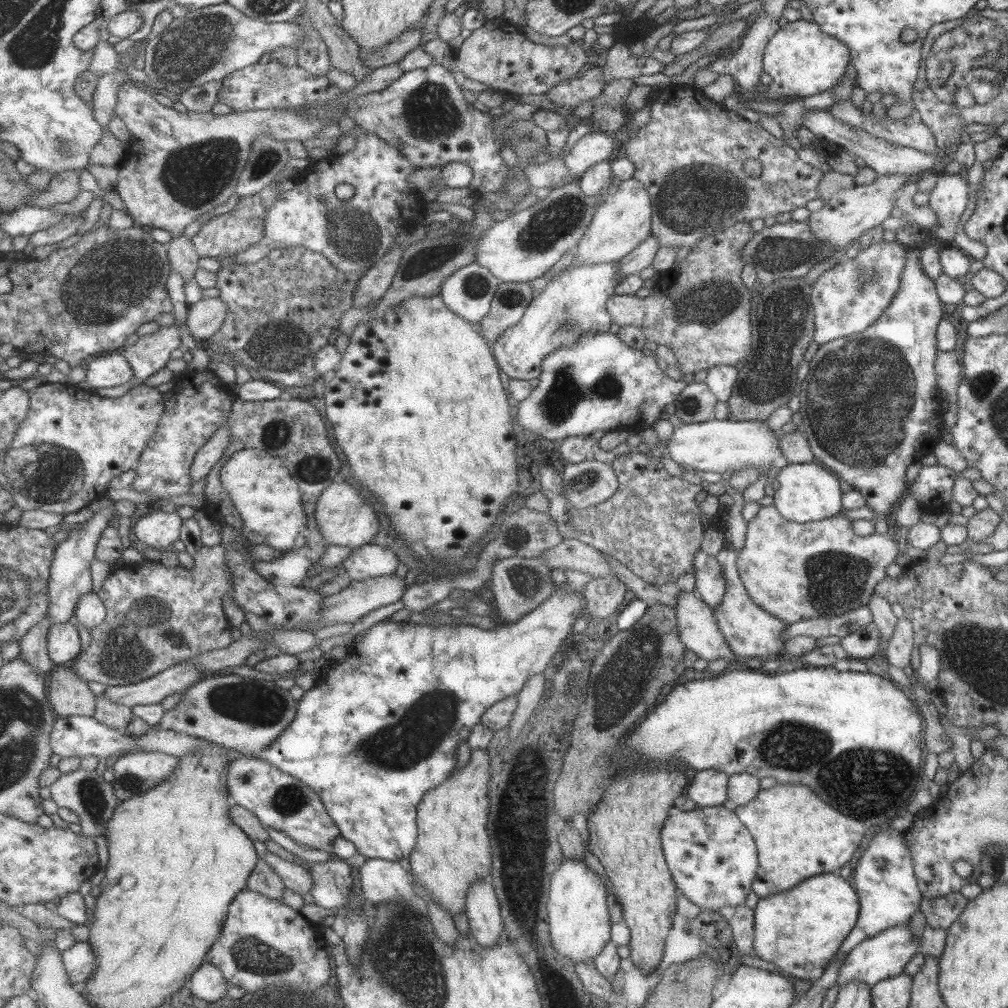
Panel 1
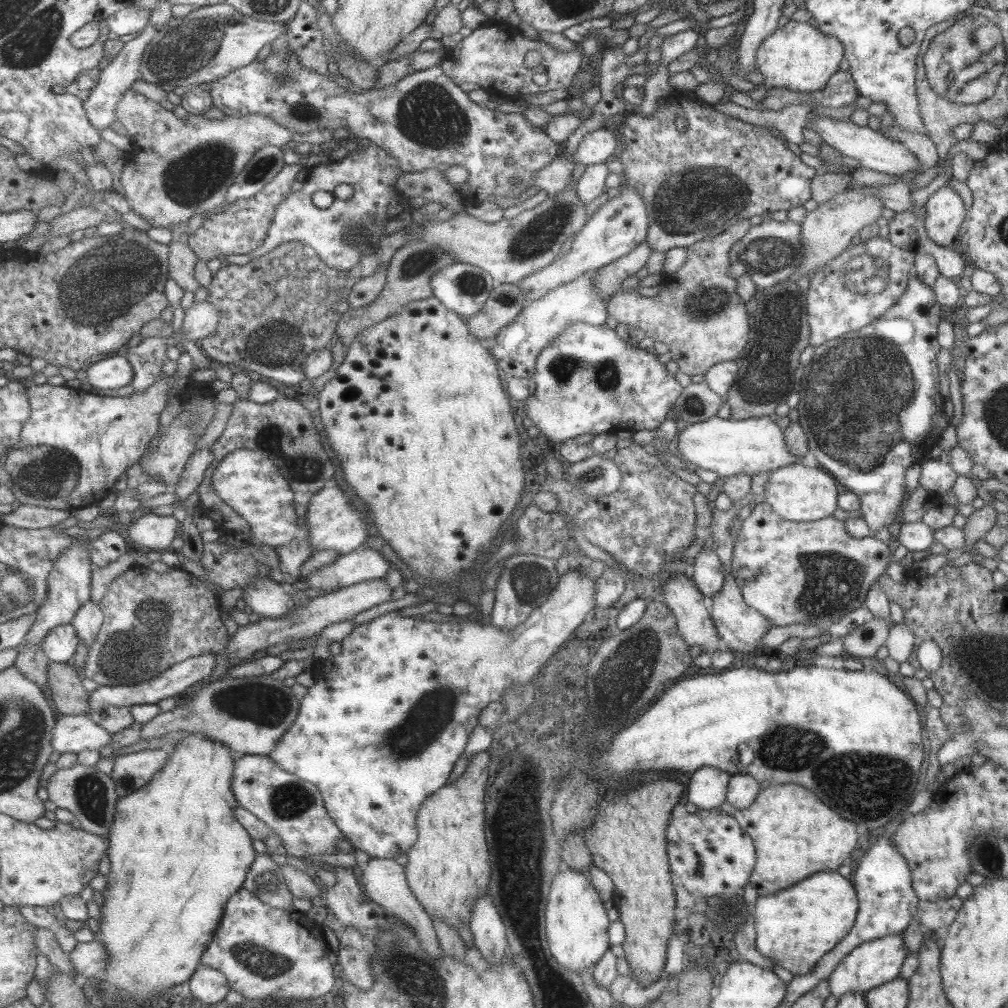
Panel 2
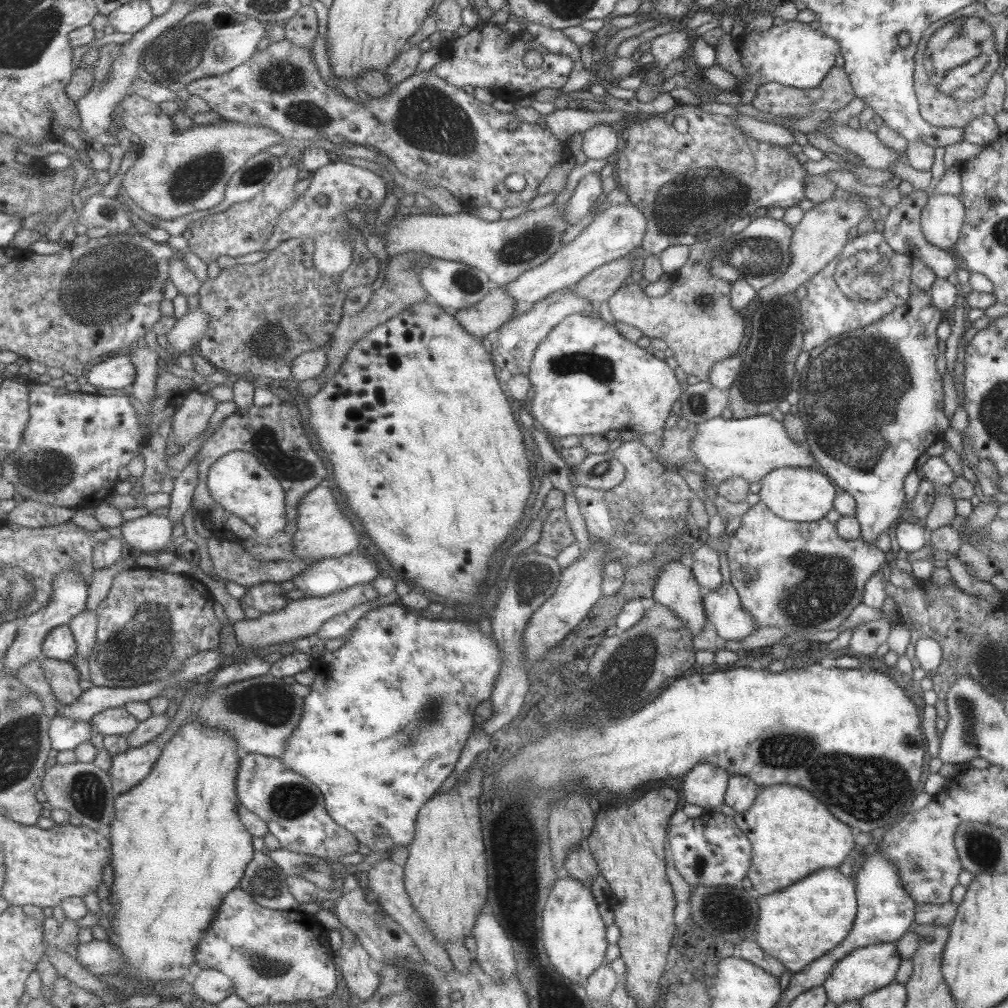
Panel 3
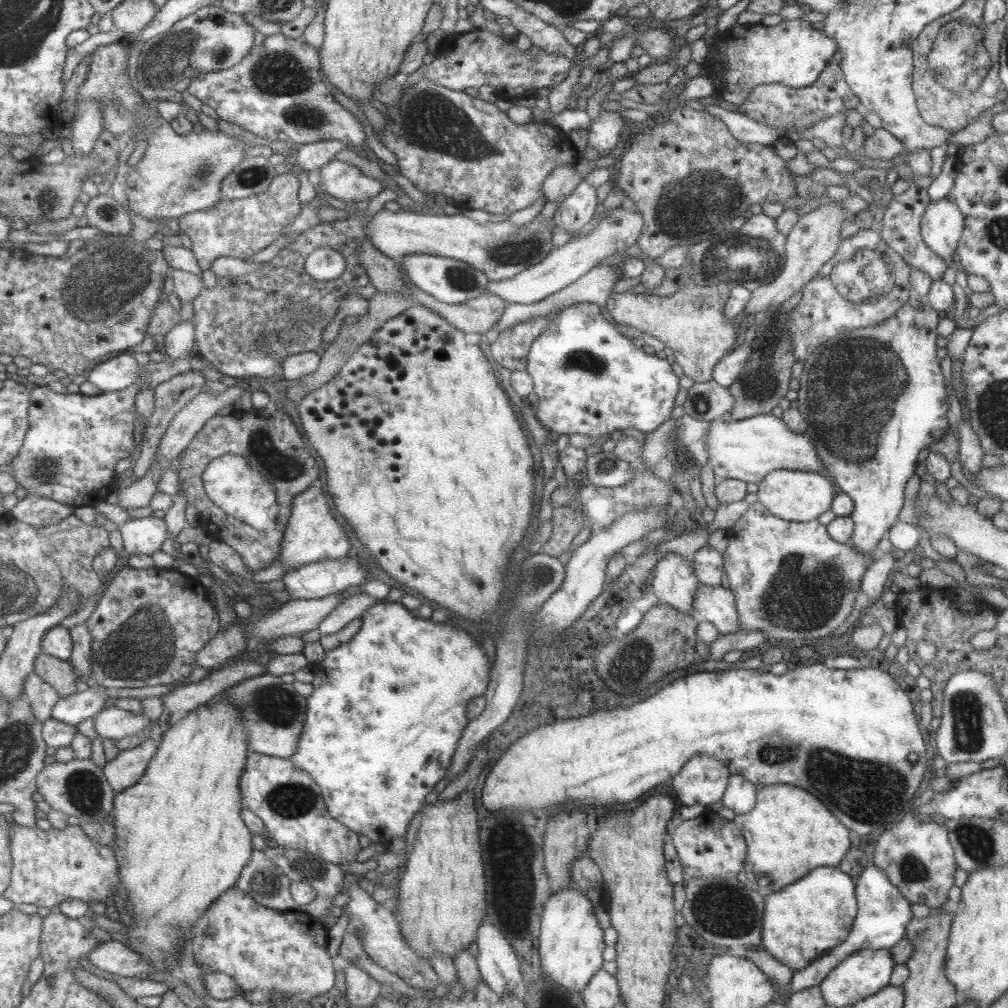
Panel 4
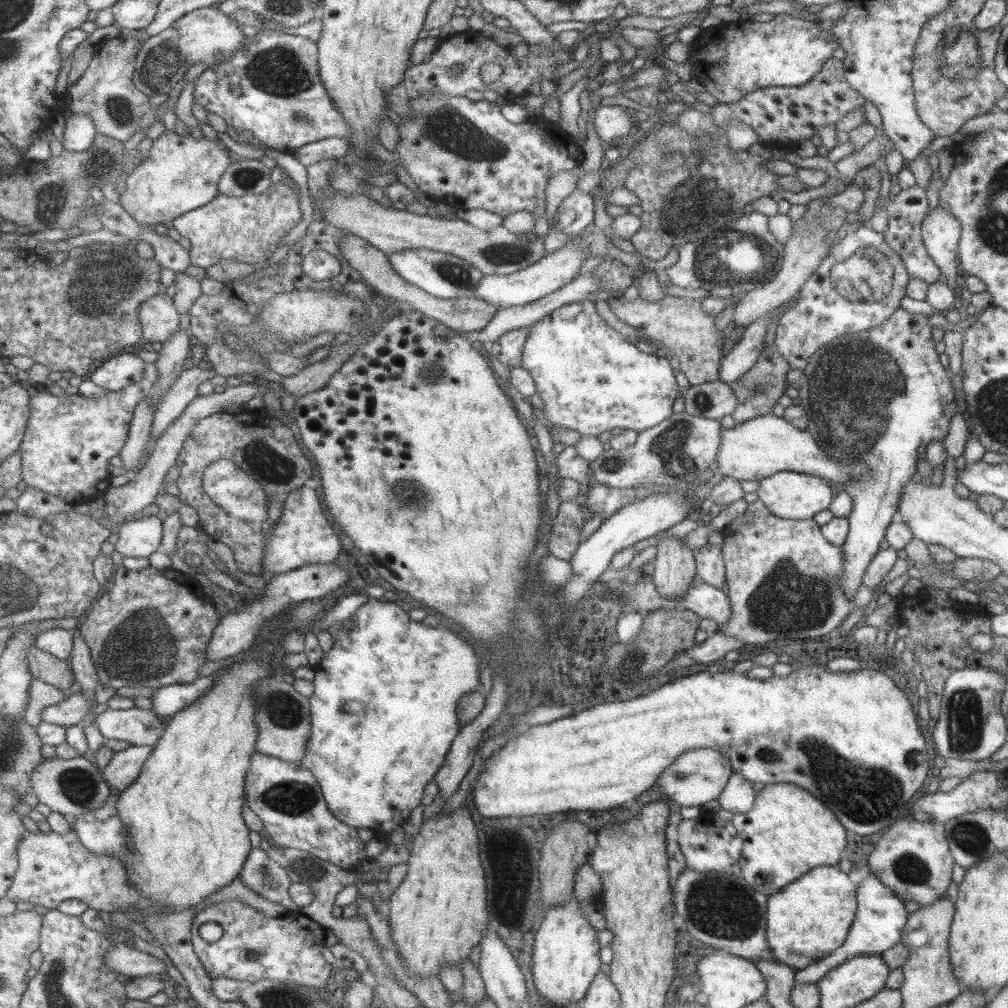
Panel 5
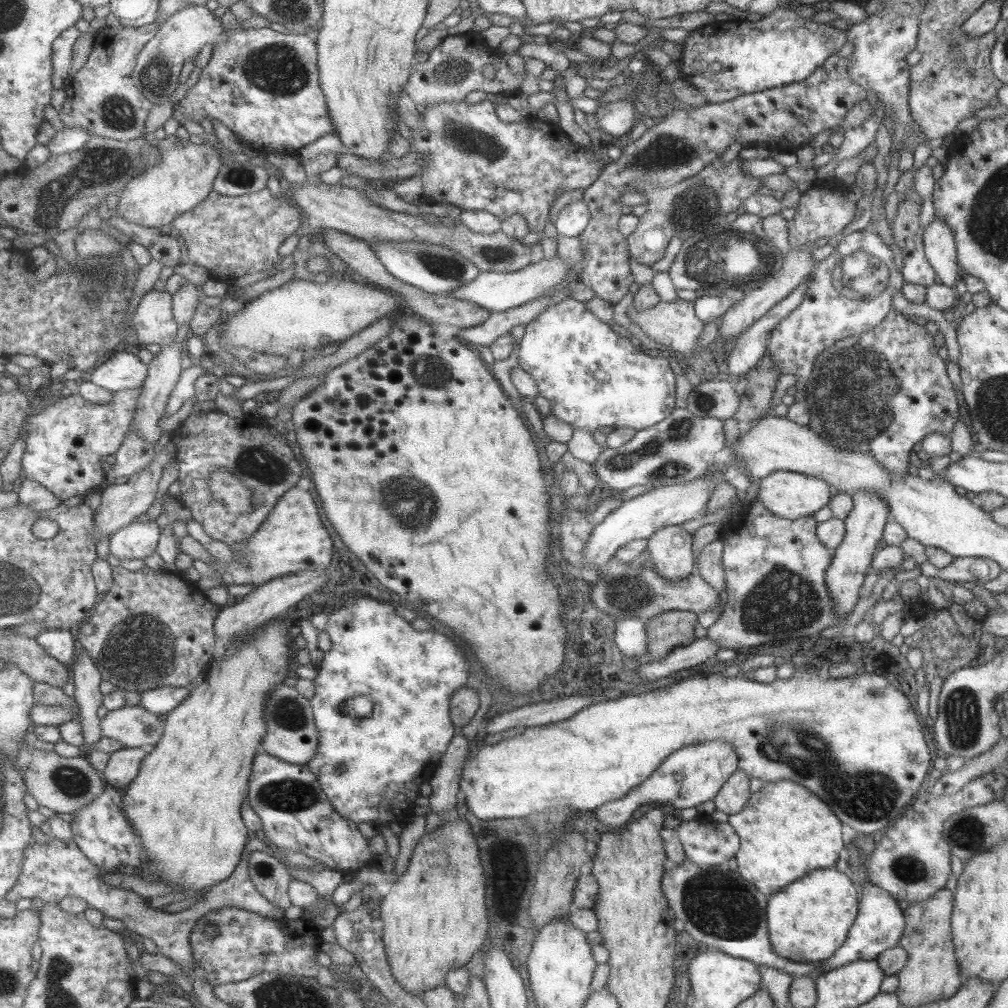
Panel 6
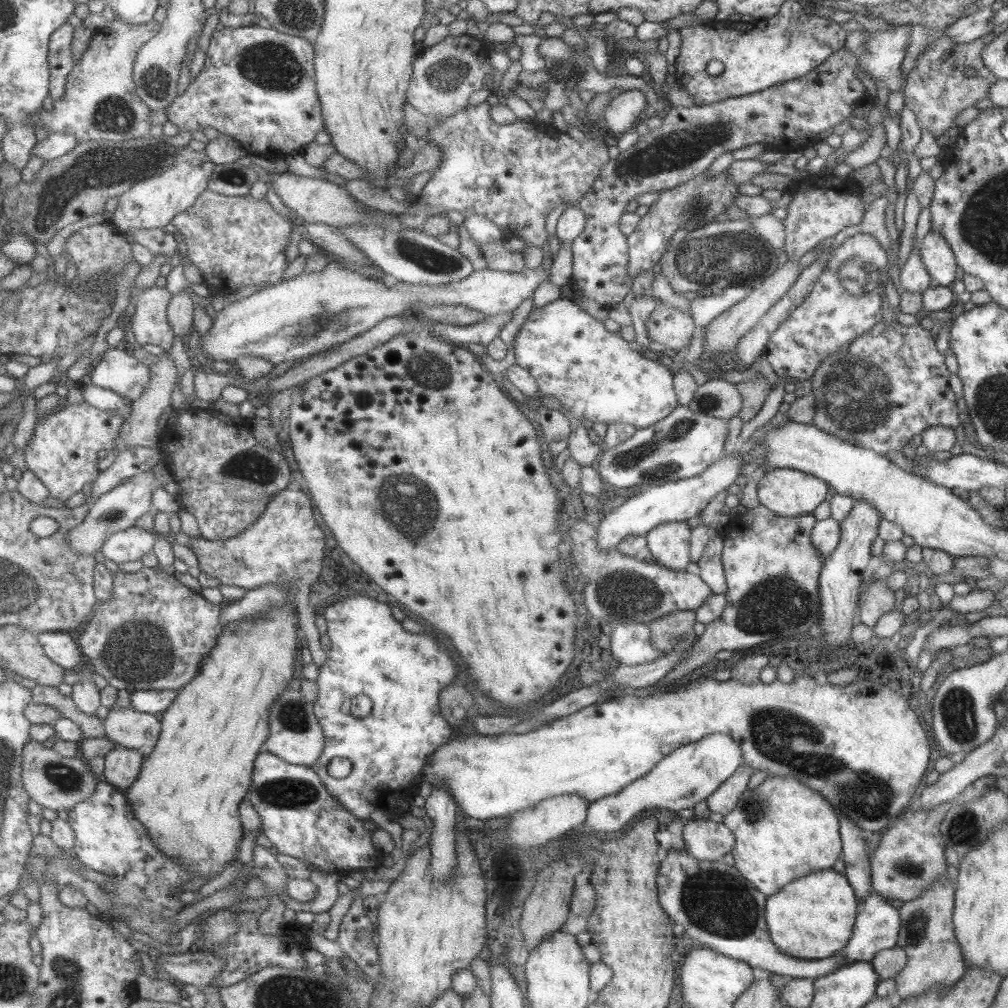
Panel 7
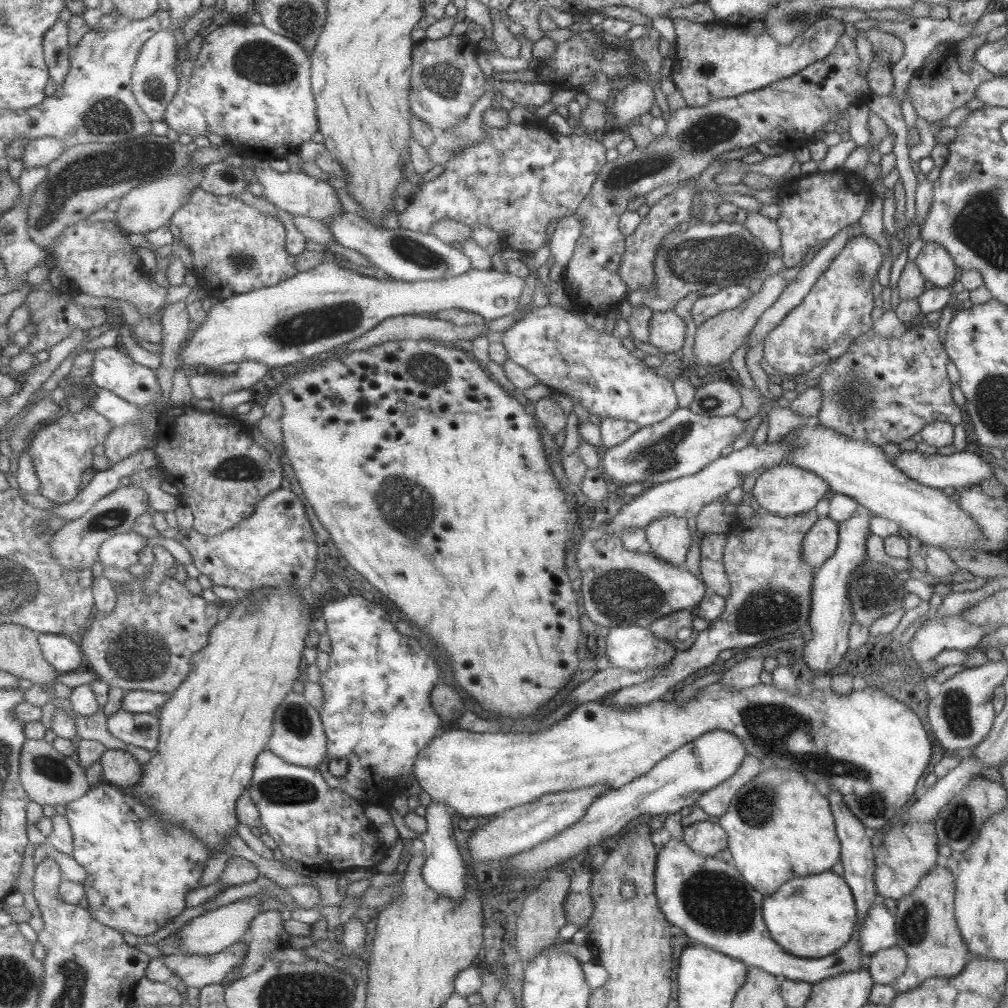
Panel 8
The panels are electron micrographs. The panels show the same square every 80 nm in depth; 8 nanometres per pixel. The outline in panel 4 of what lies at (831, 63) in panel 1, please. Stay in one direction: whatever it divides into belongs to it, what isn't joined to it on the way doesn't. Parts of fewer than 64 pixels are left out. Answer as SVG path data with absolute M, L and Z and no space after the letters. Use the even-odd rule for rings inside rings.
M782 19L775 26L764 26L761 23L743 24L742 26L735 24L731 30L727 30L725 33L718 33L716 42L709 45L709 60L713 60L713 51L715 51L717 44L718 46L724 46L725 72L723 72L723 76L717 76L712 82L714 85L713 92L721 100L735 105L741 104L747 98L749 92L753 90L753 87L760 84L784 84L793 88L809 86L816 80L825 65L831 61L833 53L838 50L835 40L825 36L821 30L814 30L811 22L802 19Z

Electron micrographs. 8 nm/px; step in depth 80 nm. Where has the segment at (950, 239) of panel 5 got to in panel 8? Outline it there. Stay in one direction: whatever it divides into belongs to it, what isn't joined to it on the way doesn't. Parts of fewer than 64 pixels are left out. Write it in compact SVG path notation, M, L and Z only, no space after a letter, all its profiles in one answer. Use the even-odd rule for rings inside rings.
M925 242L913 261L921 276L935 287L950 288L955 280L956 264L938 244Z

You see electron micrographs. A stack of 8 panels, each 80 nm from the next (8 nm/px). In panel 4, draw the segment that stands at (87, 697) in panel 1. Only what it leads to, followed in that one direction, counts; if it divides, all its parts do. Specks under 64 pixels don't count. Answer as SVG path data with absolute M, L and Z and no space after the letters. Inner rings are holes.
M46 653L39 654L35 671L45 682L52 684L61 697L77 693L77 681L81 680L81 674L70 661Z

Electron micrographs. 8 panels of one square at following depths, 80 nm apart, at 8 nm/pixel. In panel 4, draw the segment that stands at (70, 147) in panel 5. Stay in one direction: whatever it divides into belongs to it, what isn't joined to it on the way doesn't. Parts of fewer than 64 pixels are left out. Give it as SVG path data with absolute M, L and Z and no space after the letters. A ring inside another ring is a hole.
M82 100L79 102L79 112L70 122L71 144L77 155L88 155L103 134L104 118L98 100Z

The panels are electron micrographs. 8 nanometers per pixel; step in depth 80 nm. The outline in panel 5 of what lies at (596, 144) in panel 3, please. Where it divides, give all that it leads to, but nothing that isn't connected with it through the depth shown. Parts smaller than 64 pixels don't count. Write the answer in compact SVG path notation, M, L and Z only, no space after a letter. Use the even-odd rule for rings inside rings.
M598 105L594 110L594 130L603 147L611 146L631 128L631 117L620 105Z

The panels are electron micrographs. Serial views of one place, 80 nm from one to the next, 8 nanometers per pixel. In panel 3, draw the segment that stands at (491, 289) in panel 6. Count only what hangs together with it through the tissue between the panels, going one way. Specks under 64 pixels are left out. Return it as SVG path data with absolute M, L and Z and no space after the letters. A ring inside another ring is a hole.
M630 202L611 204L610 207L593 217L593 220L573 240L559 246L551 258L525 271L517 277L517 280L503 287L523 306L543 300L552 292L572 286L594 268L610 260L619 259L631 248L640 246L645 227L645 217L635 208L635 205Z

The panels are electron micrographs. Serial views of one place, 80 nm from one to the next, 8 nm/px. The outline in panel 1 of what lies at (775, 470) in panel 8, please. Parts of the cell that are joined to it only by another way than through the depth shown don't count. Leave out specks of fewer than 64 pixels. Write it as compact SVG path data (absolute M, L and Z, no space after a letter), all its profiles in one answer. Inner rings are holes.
M787 463L780 468L774 478L775 487L773 496L773 506L778 513L791 522L804 523L821 520L836 515L842 509L841 486L839 478L832 471L819 464L814 463Z

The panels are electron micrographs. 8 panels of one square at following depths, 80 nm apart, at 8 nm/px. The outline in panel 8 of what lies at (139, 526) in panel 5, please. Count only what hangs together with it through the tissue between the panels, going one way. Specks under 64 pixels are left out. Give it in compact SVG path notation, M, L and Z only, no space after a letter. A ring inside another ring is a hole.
M131 530L116 534L102 544L100 562L104 566L127 570L140 562L140 552L148 546L146 544L145 537L139 532Z

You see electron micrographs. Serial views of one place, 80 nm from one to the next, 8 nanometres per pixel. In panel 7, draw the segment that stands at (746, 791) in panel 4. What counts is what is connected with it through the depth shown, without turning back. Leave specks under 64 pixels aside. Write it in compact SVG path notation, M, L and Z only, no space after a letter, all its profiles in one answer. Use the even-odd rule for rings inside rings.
M741 763L731 776L728 776L709 796L704 798L705 804L710 812L718 812L724 815L729 812L737 797L749 782L749 776L754 770L749 766Z

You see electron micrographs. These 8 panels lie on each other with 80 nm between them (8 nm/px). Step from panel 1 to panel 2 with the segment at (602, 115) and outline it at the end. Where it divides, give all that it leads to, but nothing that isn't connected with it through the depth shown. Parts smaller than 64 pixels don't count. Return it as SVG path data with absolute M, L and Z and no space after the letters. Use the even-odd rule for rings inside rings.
M672 91L672 93L667 96L665 107L653 111L653 114L648 117L641 116L631 111L631 114L626 117L622 124L622 133L625 137L625 145L621 153L617 156L619 162L623 164L623 173L625 173L621 177L621 183L628 184L631 188L634 188L641 197L647 213L647 218L649 219L646 232L647 236L644 242L647 243L651 252L665 252L675 247L688 248L690 244L696 243L698 240L705 240L706 238L723 232L727 227L733 226L738 220L749 219L751 216L761 215L763 212L770 213L776 210L788 211L794 206L802 206L803 202L809 200L811 196L809 192L809 180L815 176L816 171L813 168L809 168L809 166L805 166L805 164L799 160L798 152L795 148L784 145L781 140L769 134L769 131L764 127L758 127L740 121L739 119L725 116L723 113L715 111L711 104L707 102L701 103L701 101L697 101L697 99L689 99L689 97L679 94L679 91ZM678 116L687 121L687 130L684 132L676 129L673 123Z

